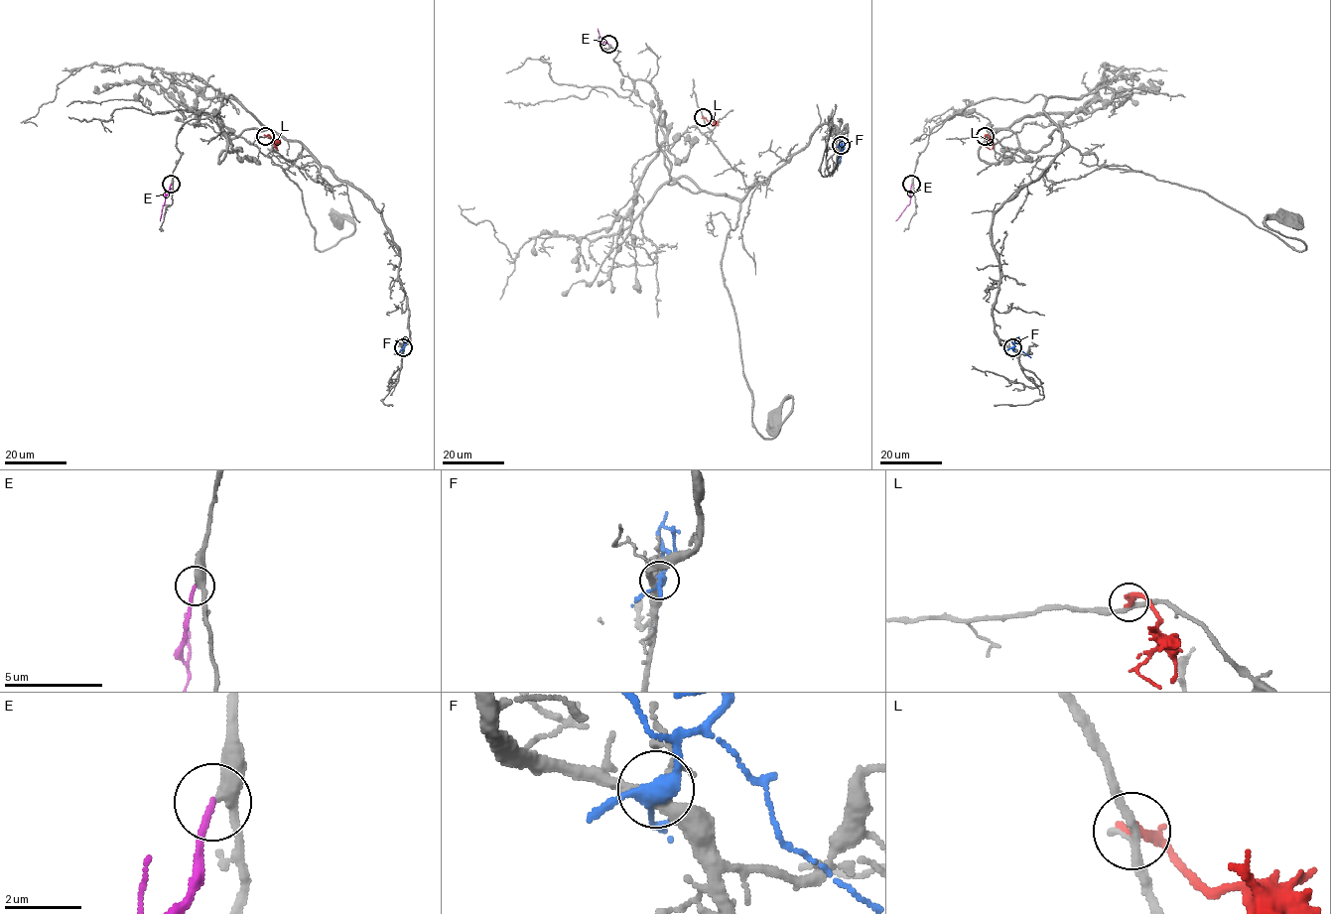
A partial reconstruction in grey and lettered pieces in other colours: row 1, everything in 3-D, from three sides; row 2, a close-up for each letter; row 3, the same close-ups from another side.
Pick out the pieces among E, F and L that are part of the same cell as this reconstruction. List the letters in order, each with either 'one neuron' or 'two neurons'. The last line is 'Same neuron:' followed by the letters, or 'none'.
E: one neuron
F: two neurons
L: two neurons
Same neuron: E

